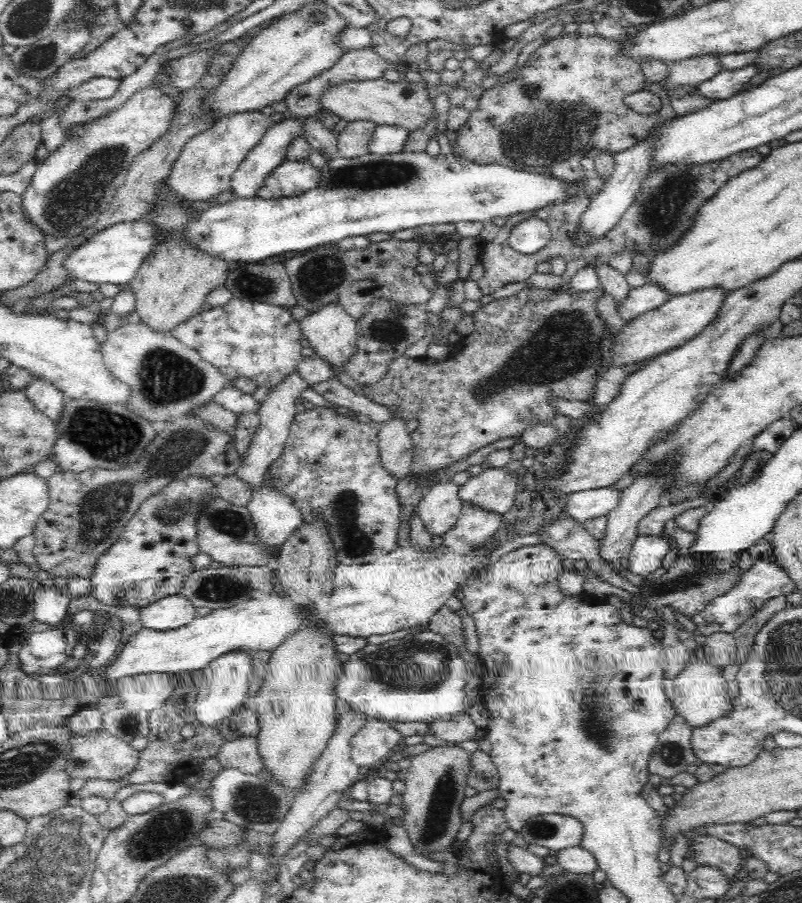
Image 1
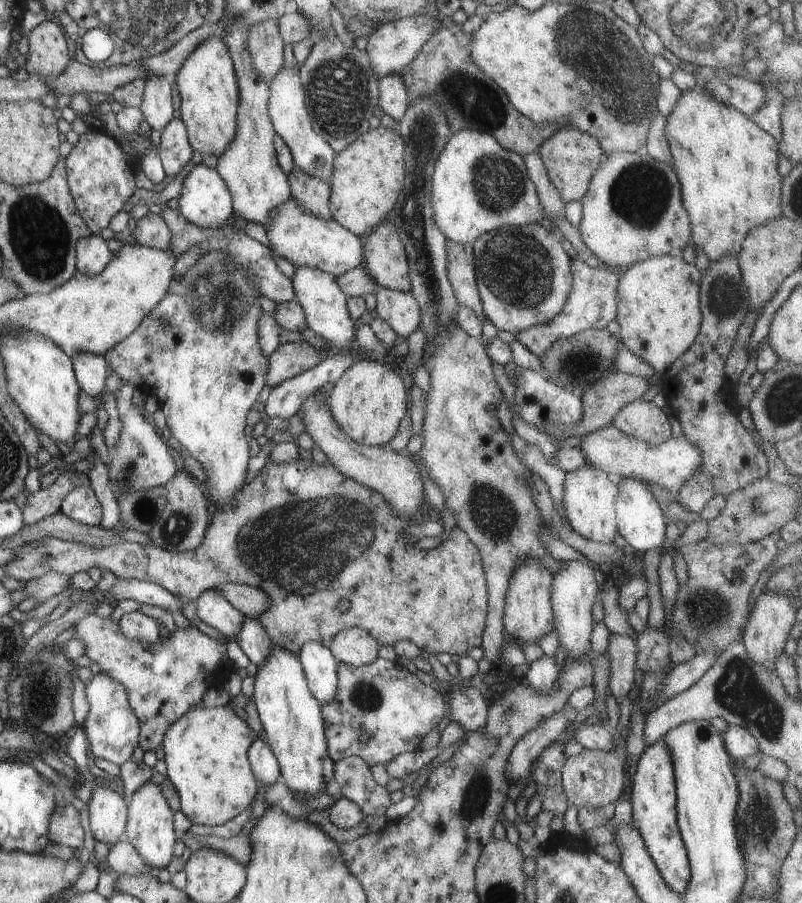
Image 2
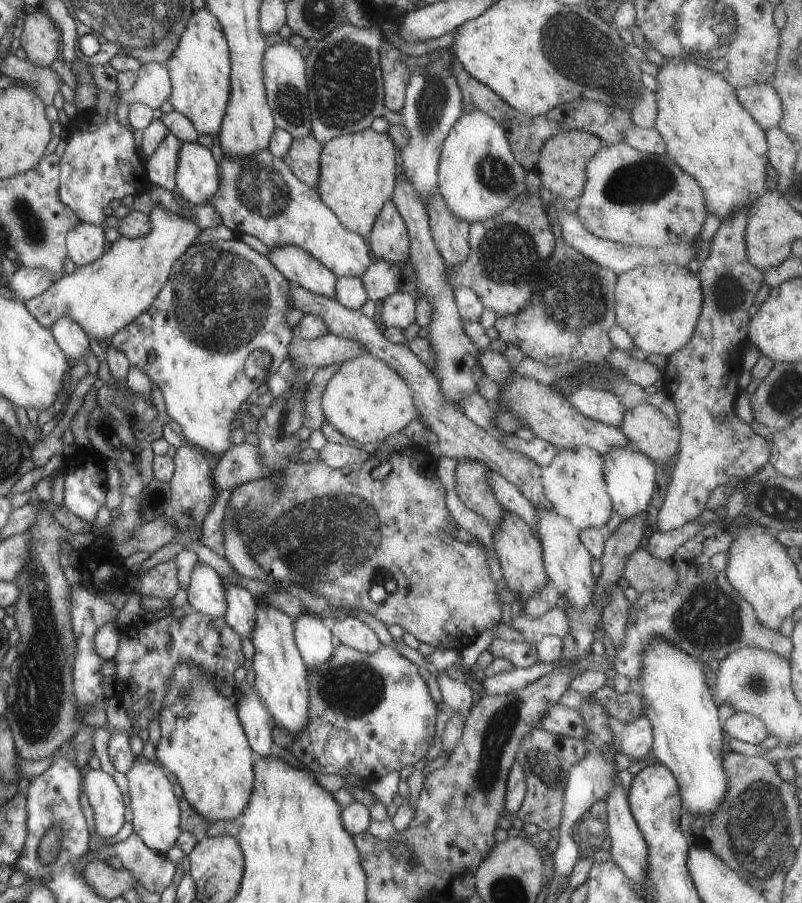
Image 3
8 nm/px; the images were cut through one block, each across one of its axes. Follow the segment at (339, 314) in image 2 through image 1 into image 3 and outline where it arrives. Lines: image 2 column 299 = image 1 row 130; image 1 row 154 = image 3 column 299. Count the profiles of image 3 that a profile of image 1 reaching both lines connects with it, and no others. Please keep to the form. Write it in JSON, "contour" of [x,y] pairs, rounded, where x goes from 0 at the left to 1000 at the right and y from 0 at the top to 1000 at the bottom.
{"contour":[[[350,272],[338,275],[334,288],[360,313],[393,328],[405,328],[415,332],[420,307],[395,290],[393,286],[380,281],[380,277],[370,272]]]}

